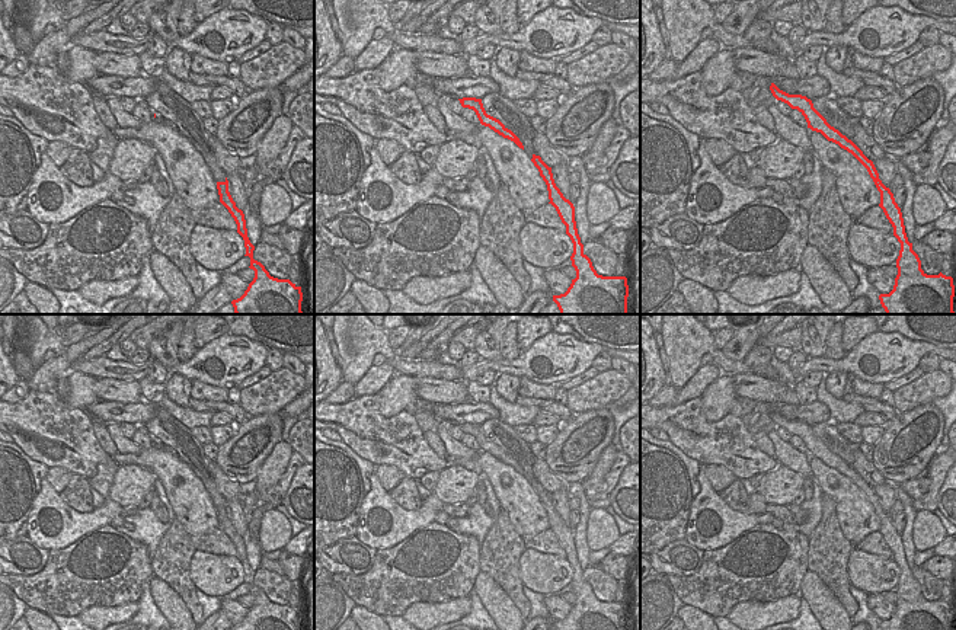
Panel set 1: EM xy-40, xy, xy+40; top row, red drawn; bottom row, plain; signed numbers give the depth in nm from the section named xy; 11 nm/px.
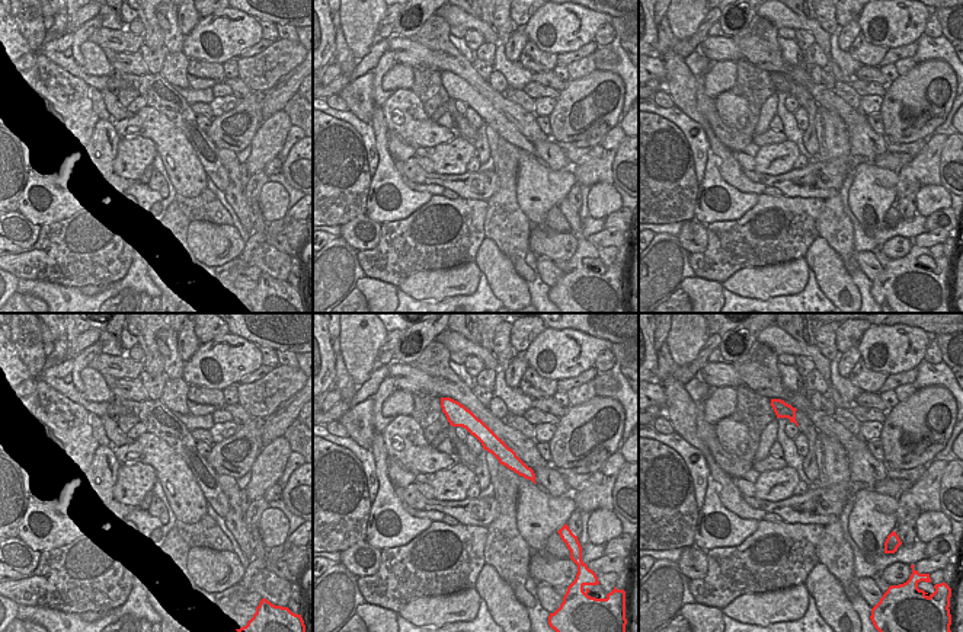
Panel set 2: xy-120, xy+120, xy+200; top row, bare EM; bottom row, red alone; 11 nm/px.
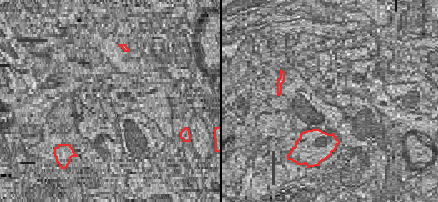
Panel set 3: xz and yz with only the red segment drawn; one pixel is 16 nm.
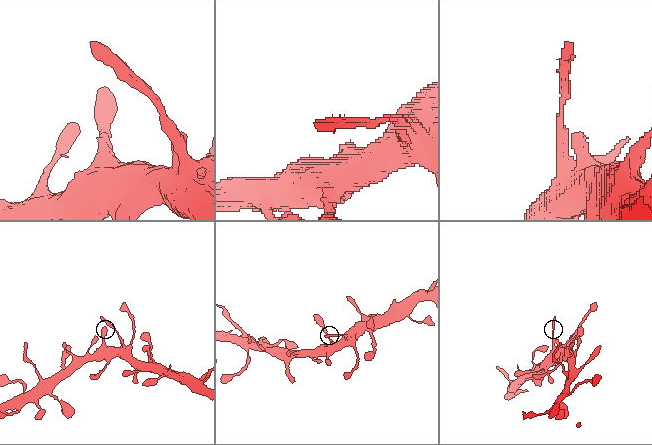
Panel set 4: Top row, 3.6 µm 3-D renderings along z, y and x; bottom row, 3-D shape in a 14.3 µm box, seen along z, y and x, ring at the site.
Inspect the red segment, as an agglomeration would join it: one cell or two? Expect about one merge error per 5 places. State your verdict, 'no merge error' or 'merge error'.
no merge error

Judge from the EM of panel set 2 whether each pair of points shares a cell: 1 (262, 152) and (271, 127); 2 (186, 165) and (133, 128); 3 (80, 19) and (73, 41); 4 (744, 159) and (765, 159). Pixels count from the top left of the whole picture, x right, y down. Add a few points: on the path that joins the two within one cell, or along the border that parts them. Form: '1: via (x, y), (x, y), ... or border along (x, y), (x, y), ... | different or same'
1: via (265, 146), (271, 133) | same
2: via (173, 152), (150, 128), (146, 128) | same
3: border along (98, 15), (86, 21), (69, 37), (61, 38) | different
4: border along (755, 158), (754, 171) | different

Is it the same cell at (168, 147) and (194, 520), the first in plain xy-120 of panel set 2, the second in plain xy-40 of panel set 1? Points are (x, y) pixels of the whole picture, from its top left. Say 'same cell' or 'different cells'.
same cell

